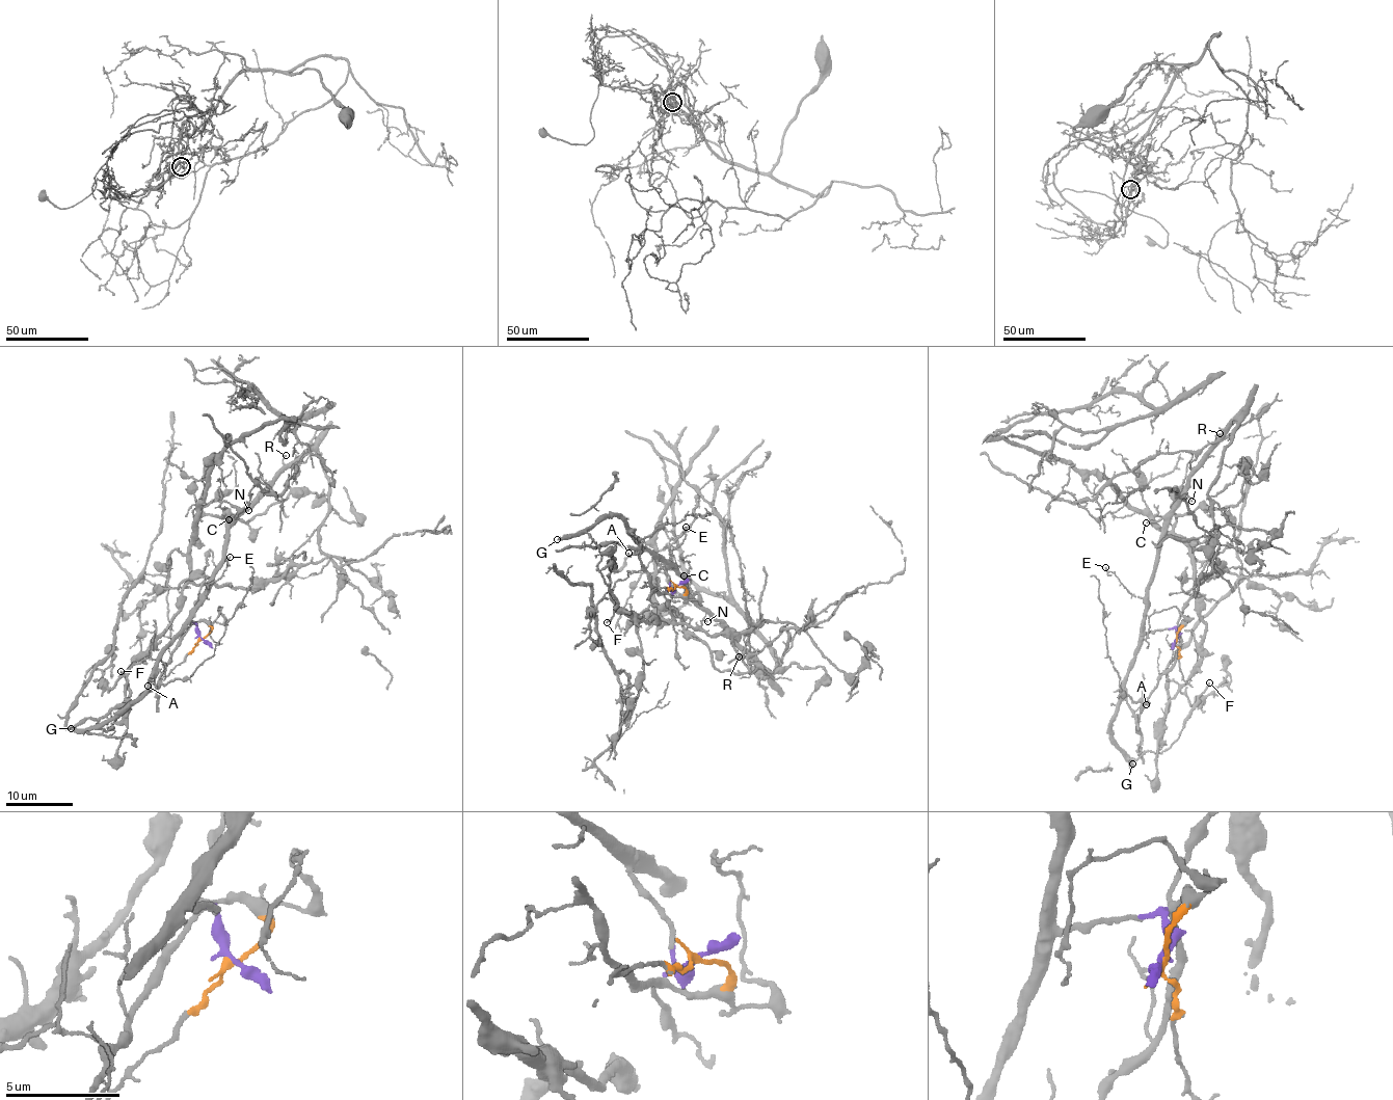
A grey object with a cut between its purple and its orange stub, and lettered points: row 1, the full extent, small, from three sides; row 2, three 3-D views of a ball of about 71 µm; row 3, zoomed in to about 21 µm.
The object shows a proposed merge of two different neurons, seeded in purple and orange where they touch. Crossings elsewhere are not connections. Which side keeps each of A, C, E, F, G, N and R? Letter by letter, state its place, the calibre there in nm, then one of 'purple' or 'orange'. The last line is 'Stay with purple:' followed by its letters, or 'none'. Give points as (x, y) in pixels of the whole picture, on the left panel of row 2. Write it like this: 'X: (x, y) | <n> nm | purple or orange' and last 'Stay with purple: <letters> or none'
A: (148, 686) | 180 nm | purple
C: (229, 519) | 170 nm | purple
E: (230, 557) | 120 nm | purple
F: (121, 671) | 240 nm | purple
G: (71, 728) | 360 nm | purple
N: (248, 510) | 140 nm | purple
R: (286, 455) | 150 nm | purple
Stay with purple: A, C, E, F, G, N, R

